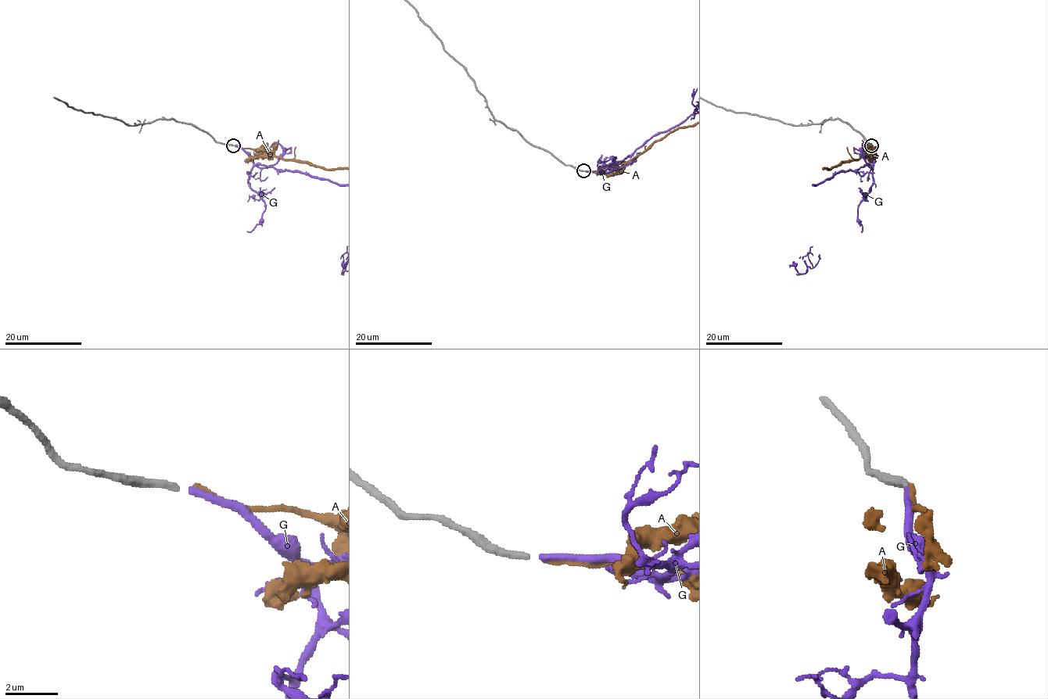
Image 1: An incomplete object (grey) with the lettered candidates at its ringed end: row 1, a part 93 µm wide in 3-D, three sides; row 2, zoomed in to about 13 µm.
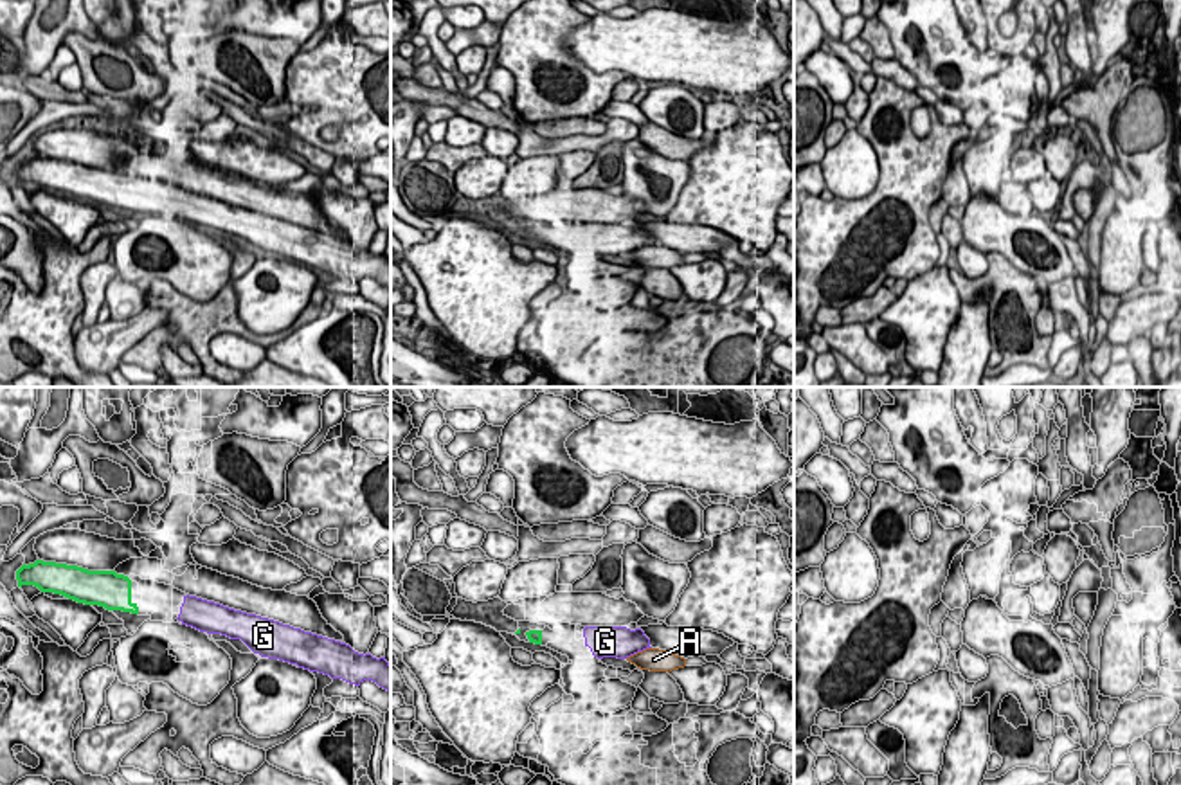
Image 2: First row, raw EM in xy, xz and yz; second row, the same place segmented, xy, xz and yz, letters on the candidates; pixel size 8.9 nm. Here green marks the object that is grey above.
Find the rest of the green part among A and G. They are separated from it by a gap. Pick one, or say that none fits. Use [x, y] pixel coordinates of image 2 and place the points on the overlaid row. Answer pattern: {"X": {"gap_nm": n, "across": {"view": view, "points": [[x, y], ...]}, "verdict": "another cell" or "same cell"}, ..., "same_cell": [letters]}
{"A": {"gap_nm": 800, "across": {"view": "xz", "points": [[540, 643], [627, 658]]}, "verdict": "another cell"}, "G": {"gap_nm": 360, "across": {"view": "xy", "points": [[137, 613], [177, 618]]}, "verdict": "same cell"}, "same_cell": ["G"]}

